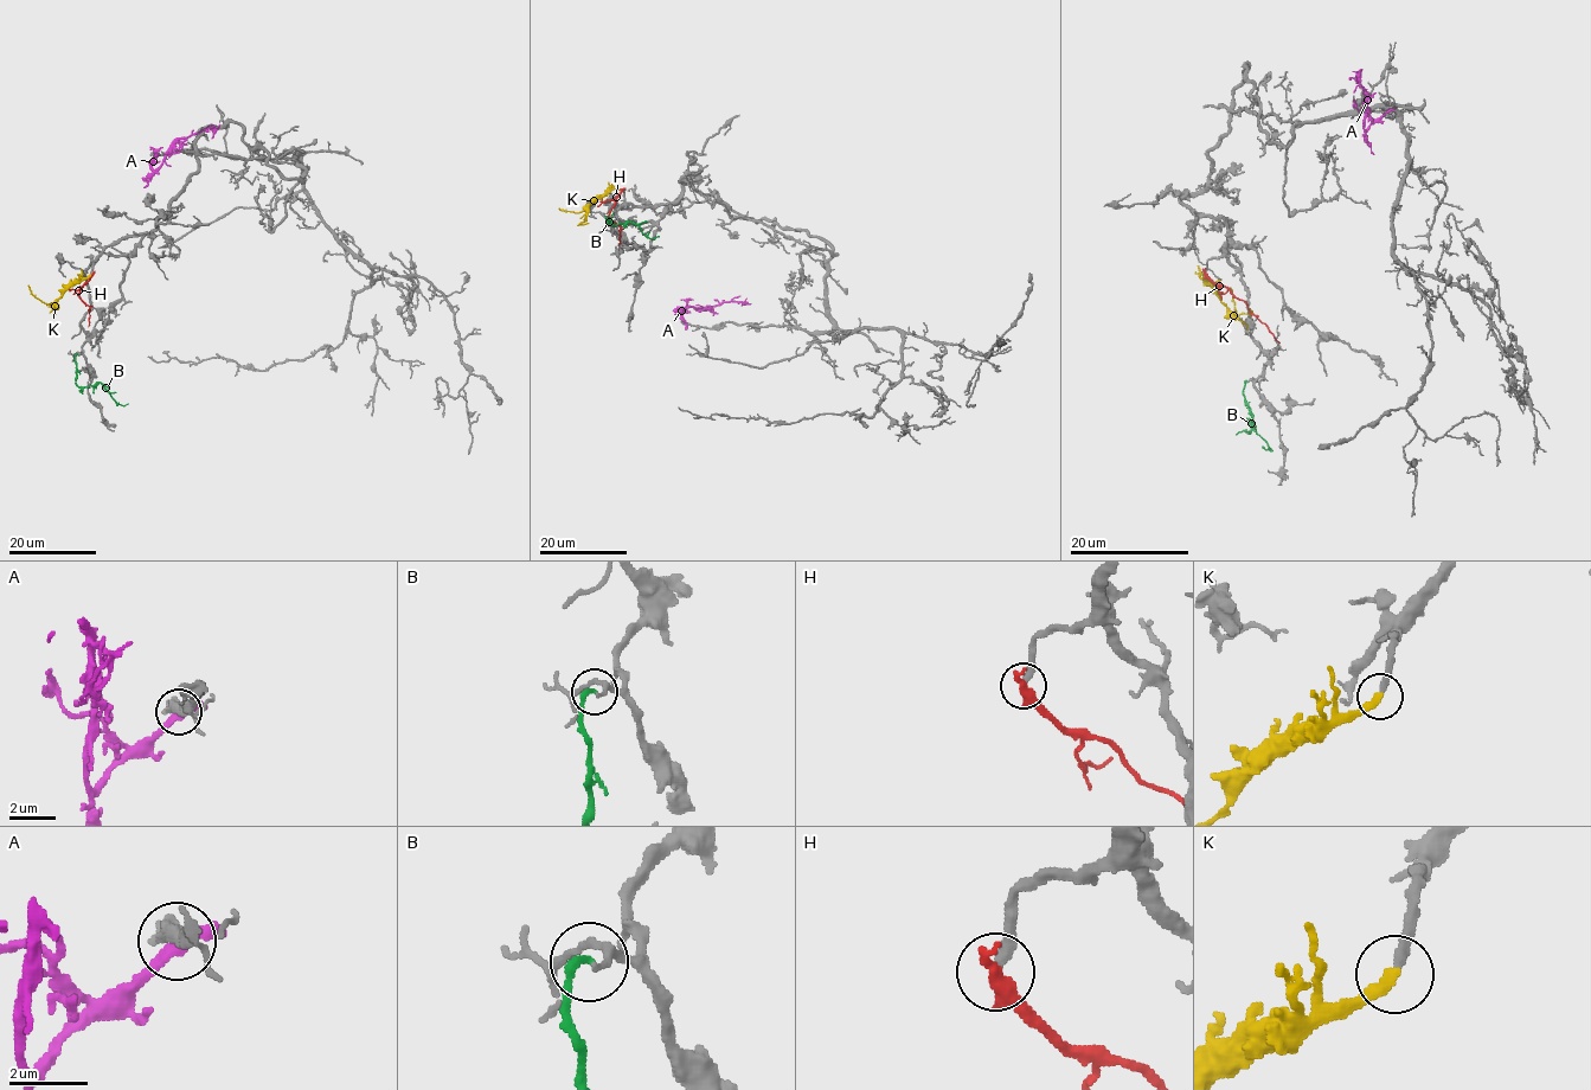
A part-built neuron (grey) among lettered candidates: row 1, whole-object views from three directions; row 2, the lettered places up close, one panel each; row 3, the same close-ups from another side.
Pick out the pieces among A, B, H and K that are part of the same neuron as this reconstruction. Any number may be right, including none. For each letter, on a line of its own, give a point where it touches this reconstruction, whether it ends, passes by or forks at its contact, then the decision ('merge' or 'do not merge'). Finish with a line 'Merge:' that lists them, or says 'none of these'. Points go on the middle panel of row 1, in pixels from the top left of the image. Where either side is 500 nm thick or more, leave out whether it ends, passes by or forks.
A: contact (686, 324); do not merge
B: contact (608, 220); it ends; do not merge
H: contact (622, 190); it ends; do not merge
K: contact (621, 190); it ends; merge
Merge: K

